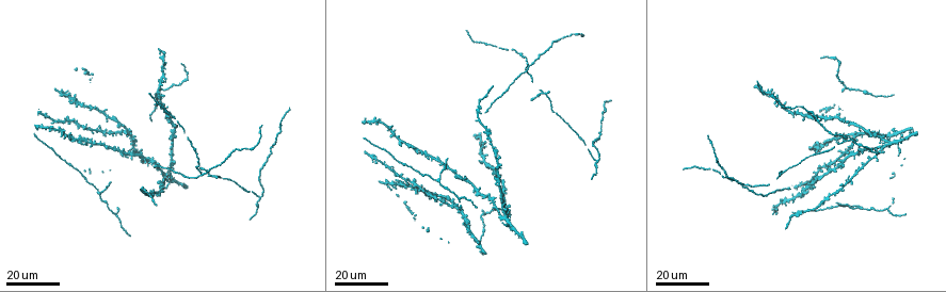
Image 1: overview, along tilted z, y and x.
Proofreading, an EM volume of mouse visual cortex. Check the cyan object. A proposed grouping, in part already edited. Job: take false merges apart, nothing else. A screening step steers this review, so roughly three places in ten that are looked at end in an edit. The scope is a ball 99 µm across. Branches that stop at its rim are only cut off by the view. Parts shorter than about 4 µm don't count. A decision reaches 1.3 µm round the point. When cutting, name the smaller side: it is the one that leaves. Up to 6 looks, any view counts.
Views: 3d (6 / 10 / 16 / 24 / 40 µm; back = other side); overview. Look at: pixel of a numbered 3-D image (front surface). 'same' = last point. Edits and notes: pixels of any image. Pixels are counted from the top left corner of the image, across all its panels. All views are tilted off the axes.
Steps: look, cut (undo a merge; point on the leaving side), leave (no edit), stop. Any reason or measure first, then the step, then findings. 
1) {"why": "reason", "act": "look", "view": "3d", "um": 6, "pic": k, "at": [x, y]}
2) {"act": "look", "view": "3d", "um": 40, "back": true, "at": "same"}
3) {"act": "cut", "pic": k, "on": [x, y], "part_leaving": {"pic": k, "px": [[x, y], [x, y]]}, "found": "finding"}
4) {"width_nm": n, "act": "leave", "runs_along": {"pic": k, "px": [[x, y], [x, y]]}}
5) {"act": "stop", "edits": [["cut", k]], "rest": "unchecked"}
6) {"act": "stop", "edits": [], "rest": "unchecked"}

{"act": "look", "view": "3d", "um": 24, "pic": 1, "at": [861, 208]}

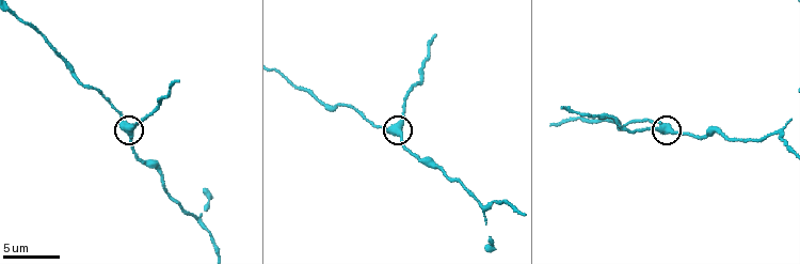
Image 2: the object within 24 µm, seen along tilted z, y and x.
{"act": "look", "view": "3d", "um": 10, "pic": 2, "at": [660, 127]}

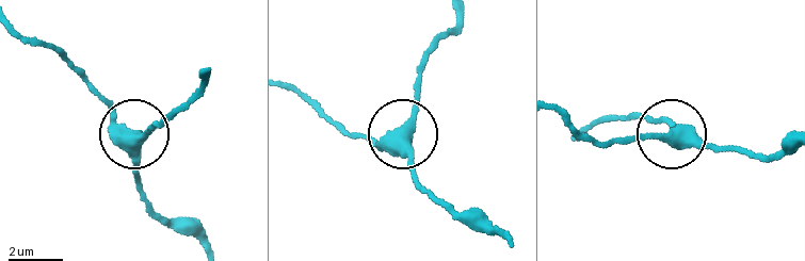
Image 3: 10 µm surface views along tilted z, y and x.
{"act": "look", "view": "3d", "um": 10, "back": true, "pic": 3, "at": [671, 135]}

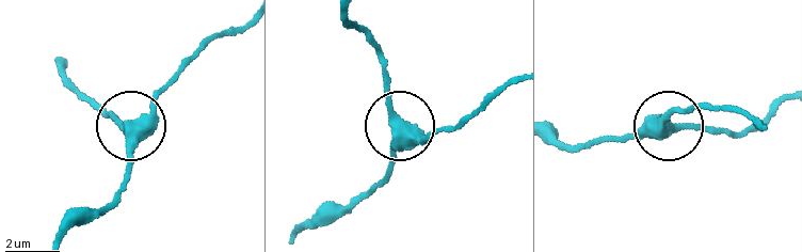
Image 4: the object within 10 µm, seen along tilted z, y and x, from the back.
{"act": "leave", "runs_along": {"pic": 4, "px": [[759, 123], [735, 107], [705, 104], [667, 120], [730, 131]]}, "found": "continuous, no second neuron"}

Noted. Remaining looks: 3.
{"why": "looks like a crossing", "act": "look", "view": "3d", "um": 24, "pic": 1, "at": [510, 227]}

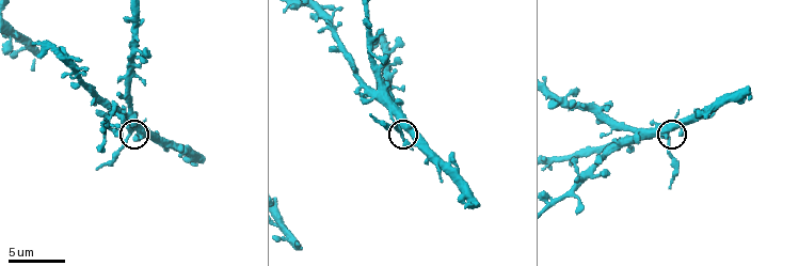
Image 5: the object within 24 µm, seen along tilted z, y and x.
{"act": "look", "view": "3d", "um": 6, "pic": 5, "at": [665, 132]}

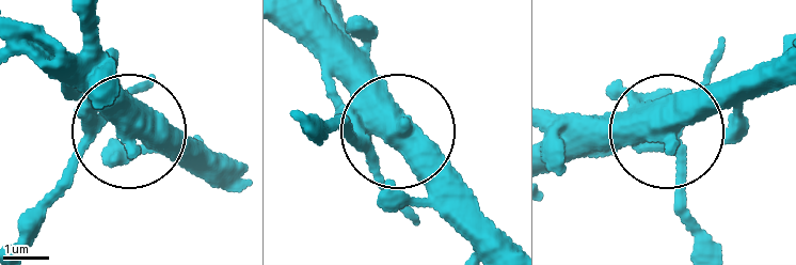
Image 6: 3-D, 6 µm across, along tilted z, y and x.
{"arms": 5, "act": "cut", "pic": 6, "on": [64, 174], "part_leaving": {"pic": 6, "px": [[86, 114], [68, 181], [13, 244]]}, "found": "a second neuron is stuck on"}

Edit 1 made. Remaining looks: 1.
{"act": "stop", "edits": [["cut", 6]], "rest": "unchecked"}

